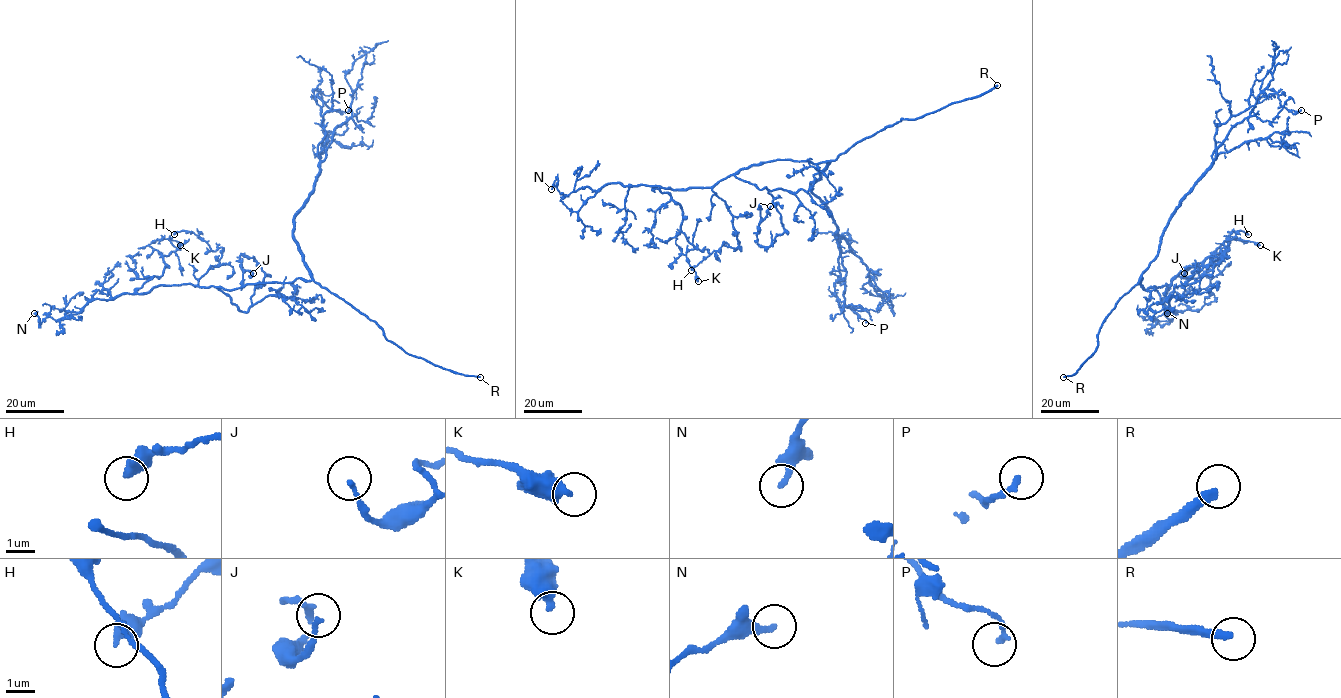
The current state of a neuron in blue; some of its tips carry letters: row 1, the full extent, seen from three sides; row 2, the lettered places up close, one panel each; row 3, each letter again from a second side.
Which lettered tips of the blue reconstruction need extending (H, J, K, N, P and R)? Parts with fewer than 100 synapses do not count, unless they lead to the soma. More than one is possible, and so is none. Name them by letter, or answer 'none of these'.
R

